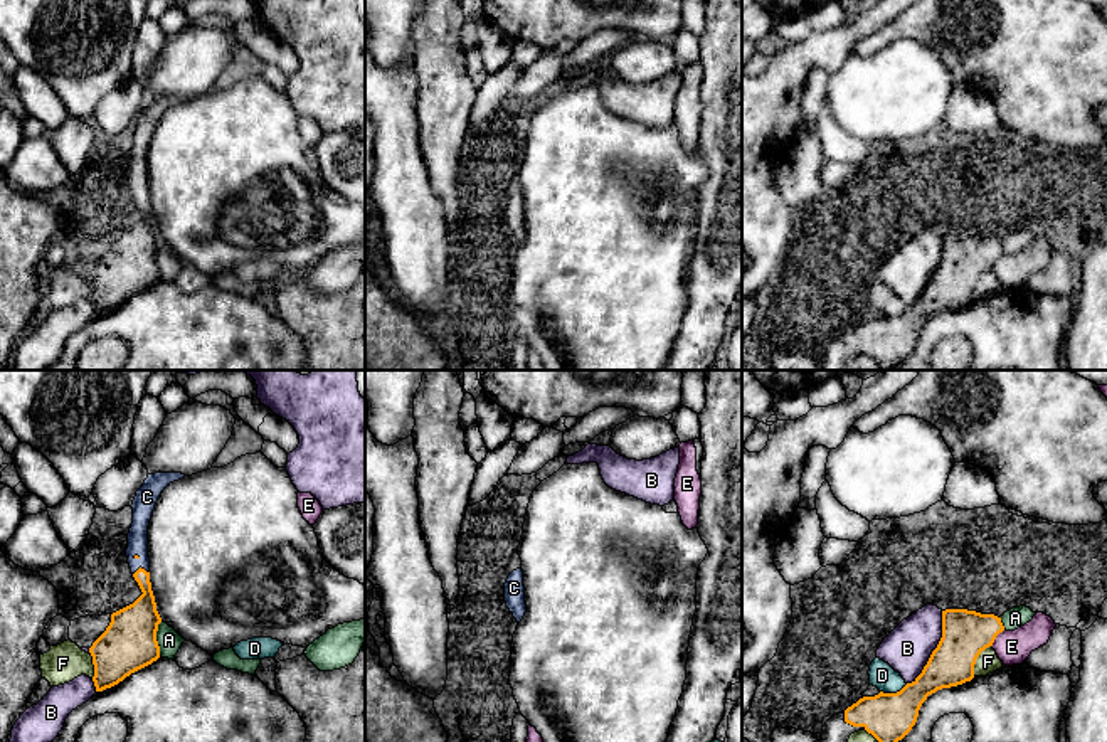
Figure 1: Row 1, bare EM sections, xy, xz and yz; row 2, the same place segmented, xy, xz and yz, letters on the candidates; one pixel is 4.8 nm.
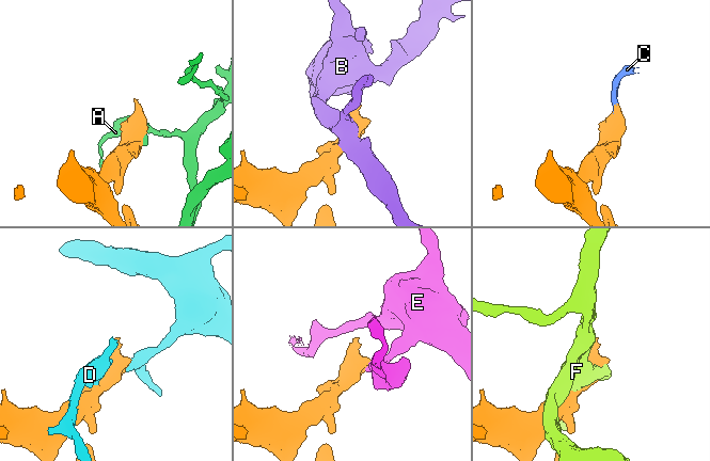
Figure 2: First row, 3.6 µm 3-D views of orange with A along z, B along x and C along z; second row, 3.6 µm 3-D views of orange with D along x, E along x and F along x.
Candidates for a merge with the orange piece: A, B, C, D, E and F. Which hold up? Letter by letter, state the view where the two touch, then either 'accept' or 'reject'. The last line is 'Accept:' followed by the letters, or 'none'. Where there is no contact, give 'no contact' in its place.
A: contact in xy; reject
B: contact in yz; reject
C: contact in xy; accept
D: contact in yz; reject
E: contact in yz; reject
F: contact in yz; reject
Accept: C

